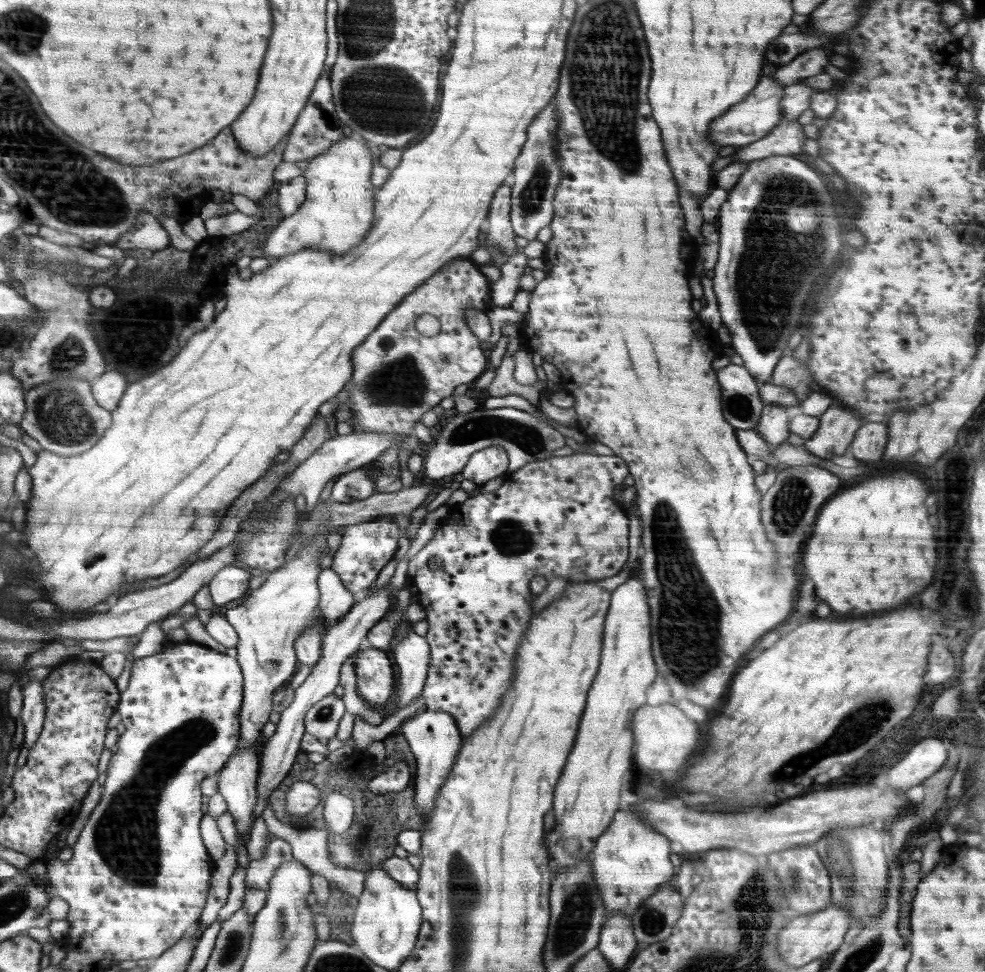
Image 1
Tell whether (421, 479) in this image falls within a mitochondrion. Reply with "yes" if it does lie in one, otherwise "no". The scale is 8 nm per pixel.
no

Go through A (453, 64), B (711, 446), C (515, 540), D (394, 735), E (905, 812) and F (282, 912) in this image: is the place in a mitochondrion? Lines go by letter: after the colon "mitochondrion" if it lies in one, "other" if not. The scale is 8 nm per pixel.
A: other
B: other
C: mitochondrion
D: other
E: other
F: mitochondrion

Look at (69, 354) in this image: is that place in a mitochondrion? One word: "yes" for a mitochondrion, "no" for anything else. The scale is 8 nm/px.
yes

